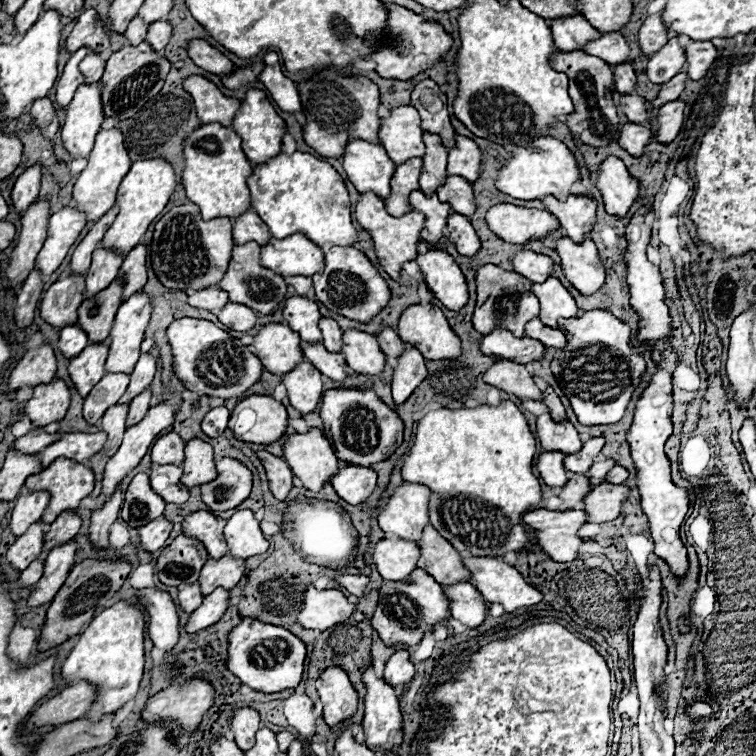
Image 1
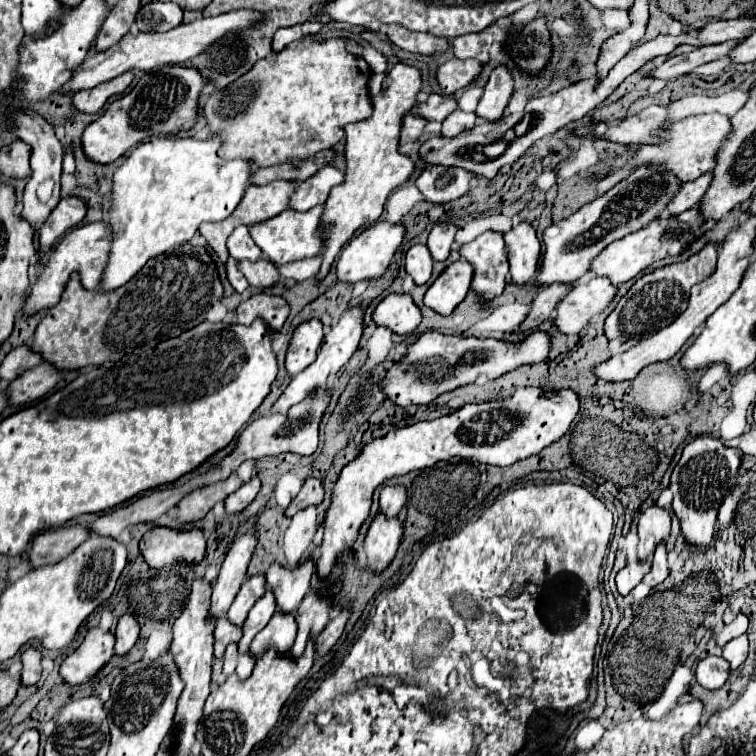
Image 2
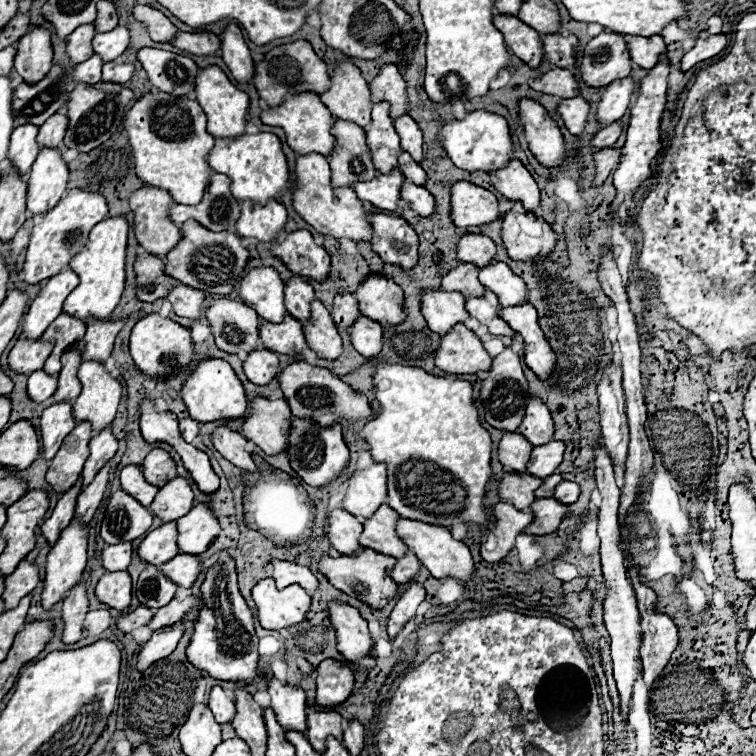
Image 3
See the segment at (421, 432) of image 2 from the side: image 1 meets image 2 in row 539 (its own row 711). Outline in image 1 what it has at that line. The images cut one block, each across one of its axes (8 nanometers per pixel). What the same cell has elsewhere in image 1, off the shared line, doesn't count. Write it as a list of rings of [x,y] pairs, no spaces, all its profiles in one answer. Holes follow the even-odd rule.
[[[326,668],[316,680],[316,688],[324,704],[324,720],[328,726],[336,726],[338,722],[356,714],[358,692],[342,668]]]

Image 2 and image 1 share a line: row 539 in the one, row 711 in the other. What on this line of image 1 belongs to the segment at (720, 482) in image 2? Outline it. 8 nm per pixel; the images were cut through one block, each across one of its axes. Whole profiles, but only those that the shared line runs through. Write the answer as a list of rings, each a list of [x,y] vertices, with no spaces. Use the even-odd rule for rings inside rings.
[[[690,702],[688,708],[686,708],[686,714],[692,718],[692,720],[702,720],[706,716],[712,714],[712,706],[706,704],[706,702]]]

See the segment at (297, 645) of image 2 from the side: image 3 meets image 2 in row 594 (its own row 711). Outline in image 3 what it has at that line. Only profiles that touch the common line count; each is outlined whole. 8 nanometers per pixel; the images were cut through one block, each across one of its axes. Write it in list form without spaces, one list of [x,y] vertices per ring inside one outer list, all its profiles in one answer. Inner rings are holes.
[[[308,704],[306,712],[306,726],[308,726],[308,740],[314,750],[324,752],[326,736],[334,736],[342,740],[342,716],[338,712],[318,712]]]

